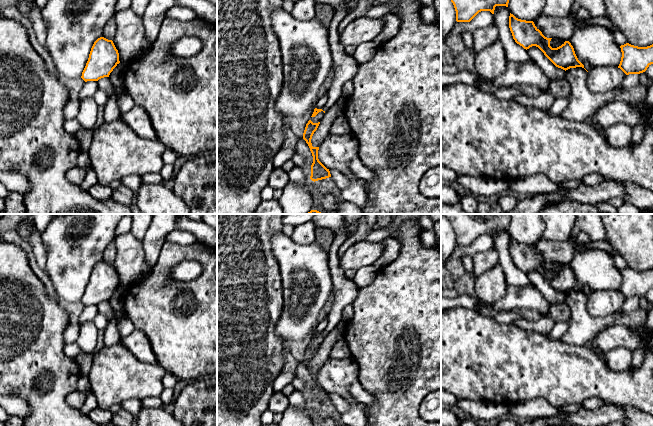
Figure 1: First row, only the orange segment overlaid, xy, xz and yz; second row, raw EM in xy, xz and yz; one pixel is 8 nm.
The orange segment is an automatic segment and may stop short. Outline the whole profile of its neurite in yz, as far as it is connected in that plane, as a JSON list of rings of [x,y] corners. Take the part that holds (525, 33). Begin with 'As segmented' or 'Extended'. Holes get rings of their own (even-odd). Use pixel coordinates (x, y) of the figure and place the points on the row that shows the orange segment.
As segmented. [[[510,13],[509,28],[517,44],[526,50],[532,46],[538,47],[556,67],[565,71],[576,67],[584,68],[569,41],[565,41],[557,48],[552,48],[550,46],[552,38],[545,37],[533,21],[518,19]]]

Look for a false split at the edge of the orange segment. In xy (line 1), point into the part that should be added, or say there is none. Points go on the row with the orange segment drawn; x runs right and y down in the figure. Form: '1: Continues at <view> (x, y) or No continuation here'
1: No continuation here

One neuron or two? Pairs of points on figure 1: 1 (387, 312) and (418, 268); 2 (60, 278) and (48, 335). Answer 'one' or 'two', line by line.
1: one
2: two

